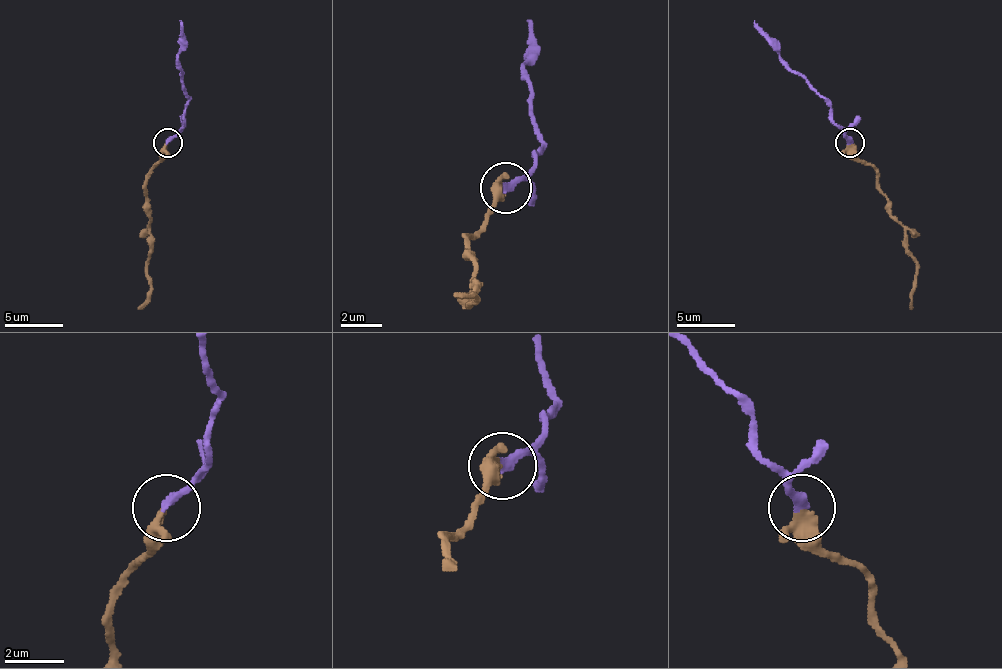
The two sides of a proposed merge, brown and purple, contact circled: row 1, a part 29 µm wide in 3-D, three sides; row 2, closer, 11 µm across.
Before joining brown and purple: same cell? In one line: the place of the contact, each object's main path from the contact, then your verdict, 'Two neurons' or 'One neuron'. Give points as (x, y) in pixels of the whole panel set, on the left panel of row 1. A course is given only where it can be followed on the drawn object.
Place: (167, 142). Course of brown: (168, 142), (145, 186), (145, 212), (151, 230), (148, 265), (151, 295), (139, 309). Course of purple: (168, 142), (186, 118), (189, 101), (177, 59), (183, 21). One neuron

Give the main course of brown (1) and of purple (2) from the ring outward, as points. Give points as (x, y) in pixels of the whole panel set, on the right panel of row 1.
1: (849, 142), (875, 171), (887, 212), (905, 230), (905, 250), (917, 265), (911, 309)
2: (849, 142), (831, 118), (825, 101), (784, 59), (755, 21)

